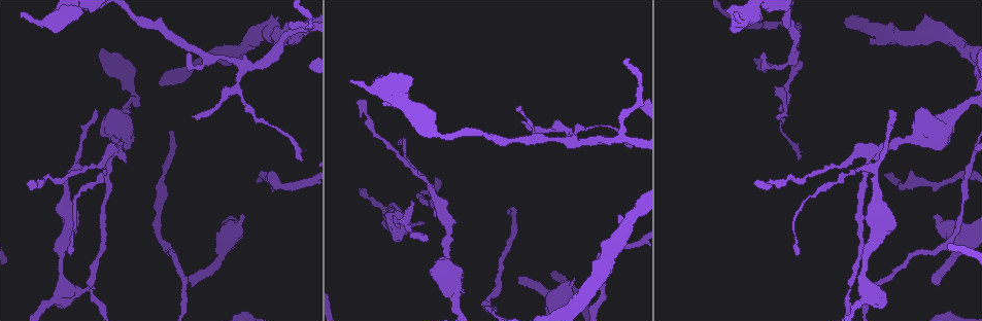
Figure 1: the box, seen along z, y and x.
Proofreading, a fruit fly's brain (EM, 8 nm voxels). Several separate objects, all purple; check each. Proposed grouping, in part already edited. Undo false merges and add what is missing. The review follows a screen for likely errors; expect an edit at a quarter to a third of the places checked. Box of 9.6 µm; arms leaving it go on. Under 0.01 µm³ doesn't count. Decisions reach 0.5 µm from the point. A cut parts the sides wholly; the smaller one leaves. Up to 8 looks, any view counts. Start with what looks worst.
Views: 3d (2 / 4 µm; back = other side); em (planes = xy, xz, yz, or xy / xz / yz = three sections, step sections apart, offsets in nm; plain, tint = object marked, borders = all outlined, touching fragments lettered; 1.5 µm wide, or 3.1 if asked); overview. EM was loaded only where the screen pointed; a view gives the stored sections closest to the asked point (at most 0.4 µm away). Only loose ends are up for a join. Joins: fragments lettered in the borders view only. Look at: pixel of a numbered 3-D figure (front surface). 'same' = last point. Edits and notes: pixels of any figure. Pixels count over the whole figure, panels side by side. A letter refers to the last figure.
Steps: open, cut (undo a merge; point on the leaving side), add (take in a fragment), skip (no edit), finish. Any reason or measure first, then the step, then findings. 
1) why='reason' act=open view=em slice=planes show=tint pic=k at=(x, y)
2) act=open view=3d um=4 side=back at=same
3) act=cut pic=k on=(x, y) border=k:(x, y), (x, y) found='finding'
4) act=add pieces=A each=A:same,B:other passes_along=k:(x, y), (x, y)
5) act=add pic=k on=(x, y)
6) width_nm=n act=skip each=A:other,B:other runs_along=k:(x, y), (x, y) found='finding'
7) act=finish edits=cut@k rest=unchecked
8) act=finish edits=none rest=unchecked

why='branch stops here' act=open view=3d um=4 pic=1 at=(894, 112)

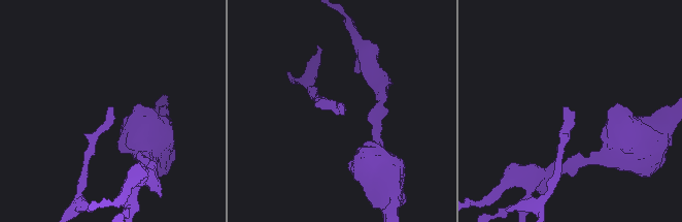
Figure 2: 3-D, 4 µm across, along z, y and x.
why='now the EM' act=open view=em slice=yz step=4 show=borders pic=2 at=(572, 112)

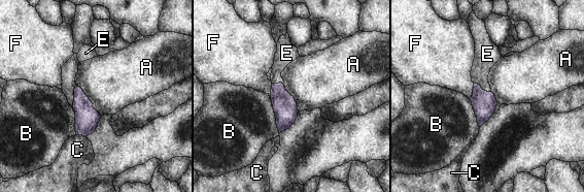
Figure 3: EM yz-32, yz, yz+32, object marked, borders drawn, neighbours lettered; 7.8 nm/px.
act=add pieces=E each=A:other,B:other,C:other,E:same,F:other passes_along=3:(484, 103), (481, 88), (485, 57) found='the neuron continues'

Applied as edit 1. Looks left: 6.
why='branch stops here' act=open view=em slice=xz step=4 show=borders pic=1 at=(933, 283)

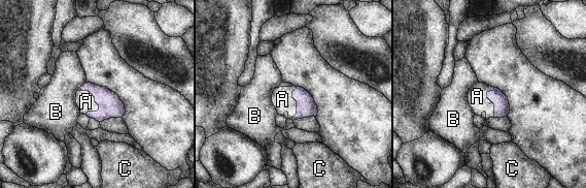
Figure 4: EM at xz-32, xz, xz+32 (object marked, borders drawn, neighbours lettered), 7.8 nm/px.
act=open view=em slice=planes show=borders at=same

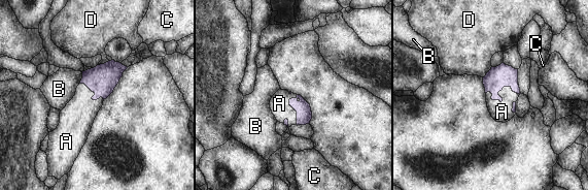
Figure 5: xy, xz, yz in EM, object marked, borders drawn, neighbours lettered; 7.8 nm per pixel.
act=add pieces=A each=A:same,B:other,C:other,D:other passes_along=5:(503, 75), (498, 95), (502, 112) found='the neuron continues'

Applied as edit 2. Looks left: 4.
why='redraw' act=open view=overview

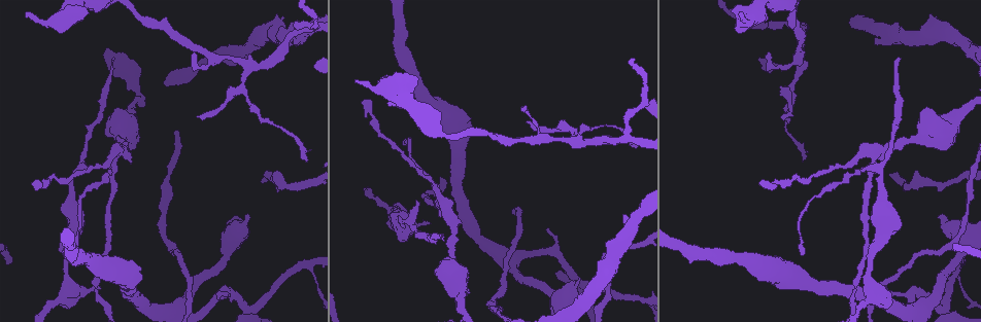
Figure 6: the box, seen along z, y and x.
why='thin end' act=open view=3d um=4 side=back pic=6 at=(406, 142)

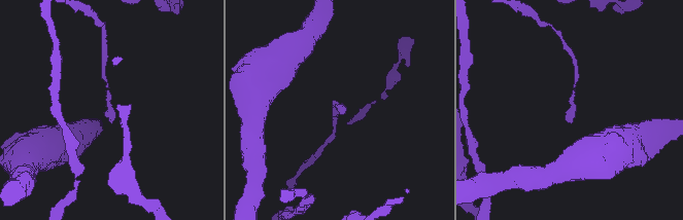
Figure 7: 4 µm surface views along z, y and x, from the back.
act=open view=em slice=xz step=8 show=borders pic=7 at=(109, 121)

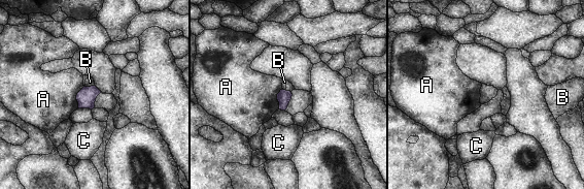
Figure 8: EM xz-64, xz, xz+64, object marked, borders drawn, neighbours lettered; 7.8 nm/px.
why='cut it another way' act=open view=em slice=planes show=borders at=same

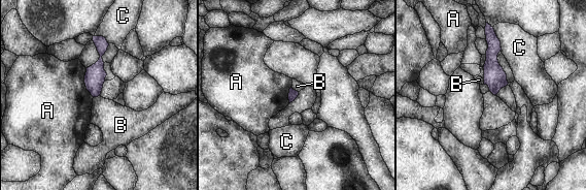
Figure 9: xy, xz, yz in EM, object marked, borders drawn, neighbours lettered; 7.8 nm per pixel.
act=skip each=A:other,B:other,C:other runs_along=9:(490, 31), (494, 91) found='no lettered fragment goes on from it'

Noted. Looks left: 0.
act=finish edits=add@3,add@5 rest=unchecked

